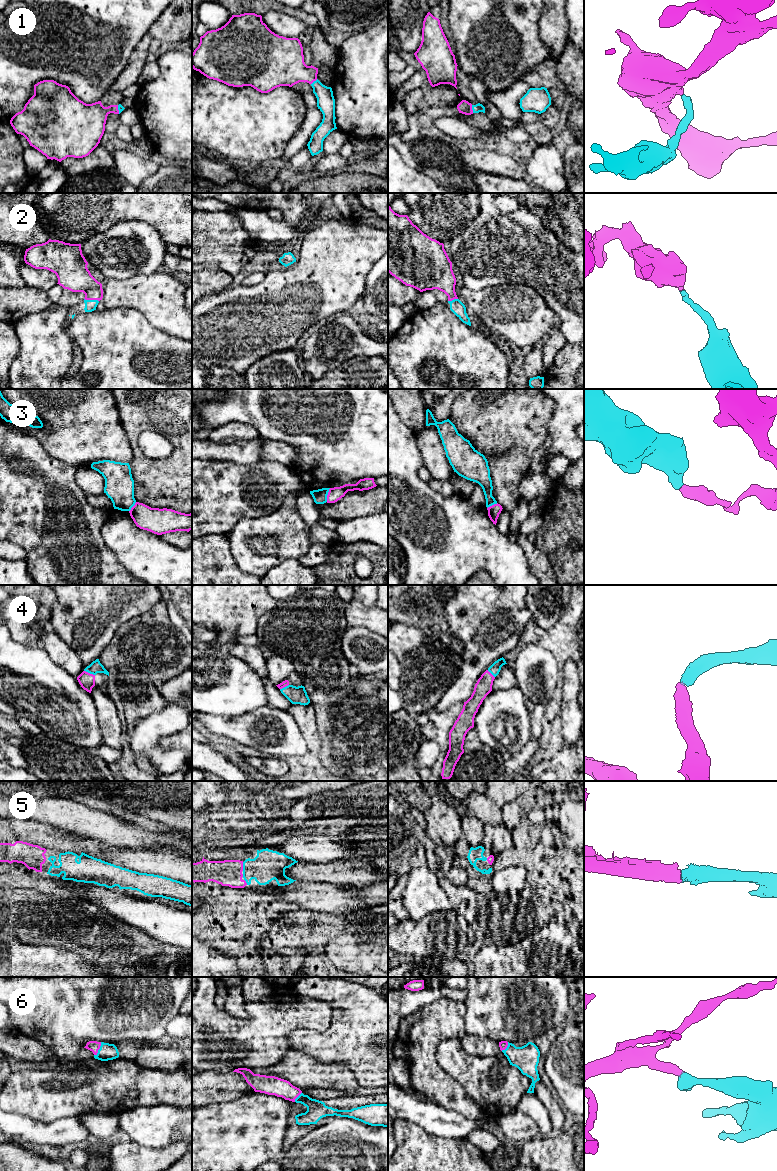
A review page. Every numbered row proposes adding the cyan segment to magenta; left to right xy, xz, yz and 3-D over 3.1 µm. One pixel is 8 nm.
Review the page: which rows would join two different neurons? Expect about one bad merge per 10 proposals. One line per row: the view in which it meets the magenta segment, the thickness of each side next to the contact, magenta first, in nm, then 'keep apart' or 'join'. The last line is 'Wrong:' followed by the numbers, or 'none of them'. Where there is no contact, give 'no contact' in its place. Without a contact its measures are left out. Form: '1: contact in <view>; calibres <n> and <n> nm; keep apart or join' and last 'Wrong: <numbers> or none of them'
1: contact in yz; calibres 110 and 70 nm; join
2: contact in xy; calibres 260 and 100 nm; join
3: contact in xz; calibres 110 and 110 nm; keep apart
4: contact in xy; calibres 130 and 100 nm; join
5: contact in xz; calibres 200 and 240 nm; join
6: contact in xy; calibres 90 and 130 nm; join
Wrong: 3

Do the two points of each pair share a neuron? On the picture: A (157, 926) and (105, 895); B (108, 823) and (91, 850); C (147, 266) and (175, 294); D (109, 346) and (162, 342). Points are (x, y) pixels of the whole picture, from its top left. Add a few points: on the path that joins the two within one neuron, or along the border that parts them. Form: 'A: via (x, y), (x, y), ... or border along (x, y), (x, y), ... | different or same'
A: via (144, 913), (129, 904), (118, 902) | same
B: border along (75, 833), (120, 847) | different
C: border along (156, 271), (150, 274), (135, 274), (130, 277) | different
D: via (122, 346), (149, 344) | same

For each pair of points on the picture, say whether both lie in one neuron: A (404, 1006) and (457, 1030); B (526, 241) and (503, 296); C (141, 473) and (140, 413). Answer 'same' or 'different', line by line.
A: different
B: different
C: same

